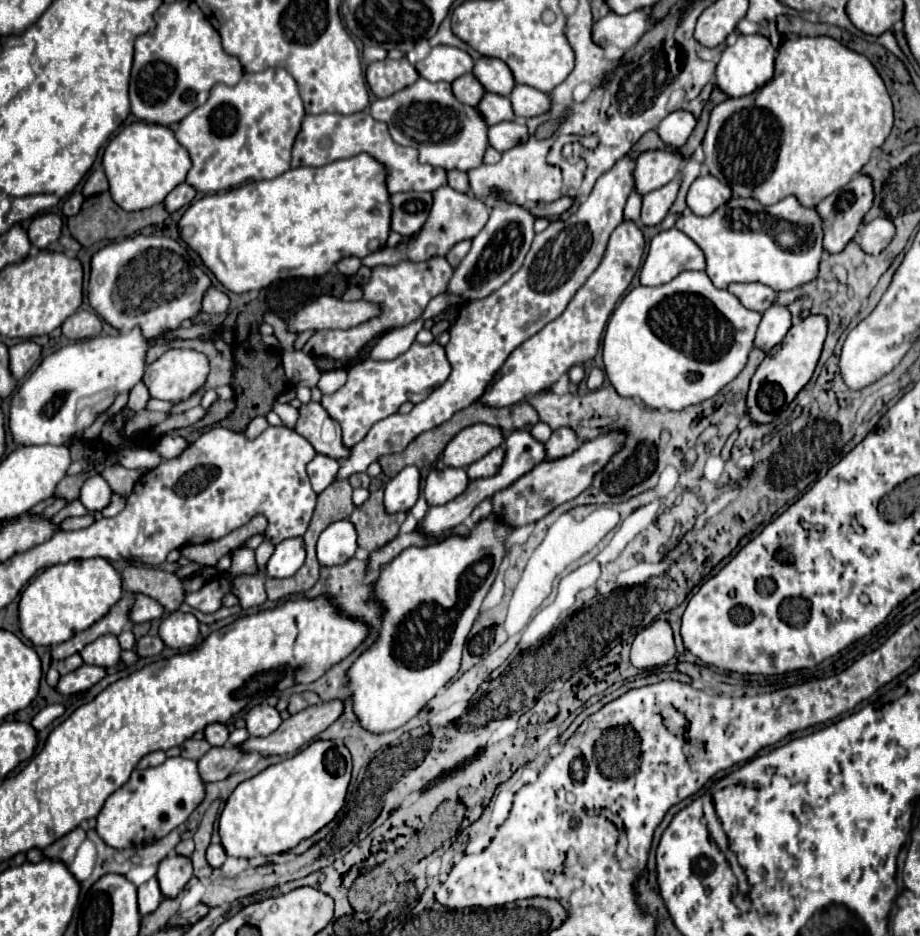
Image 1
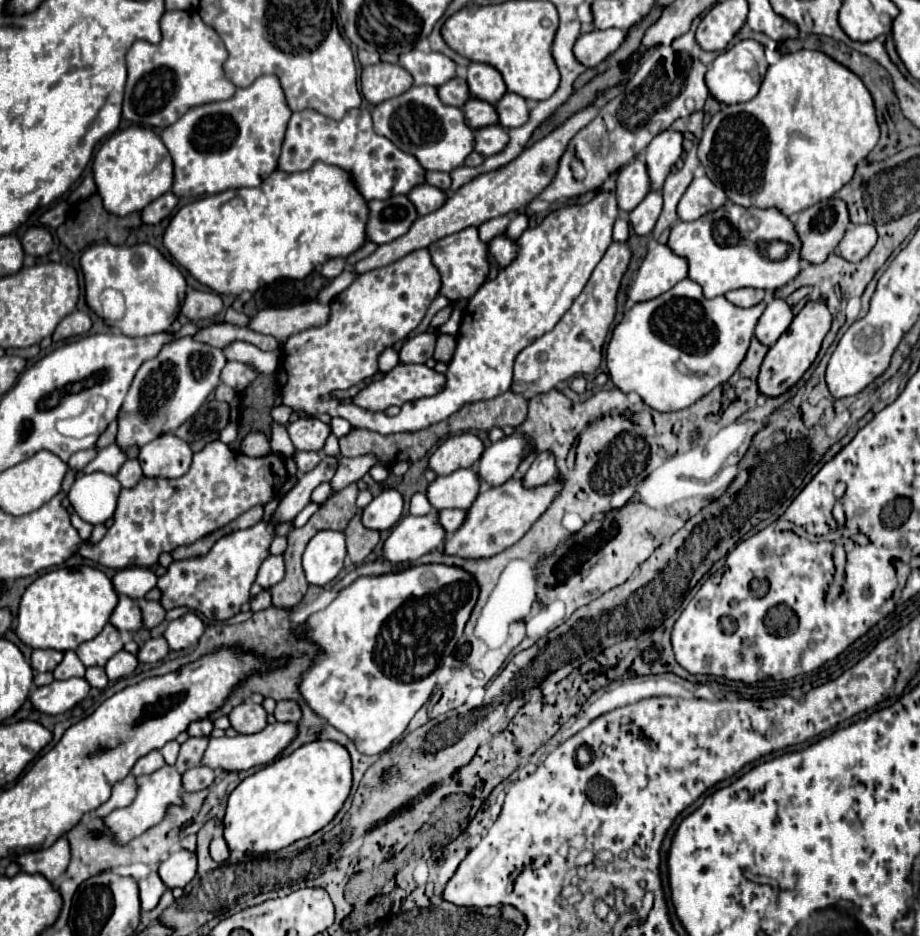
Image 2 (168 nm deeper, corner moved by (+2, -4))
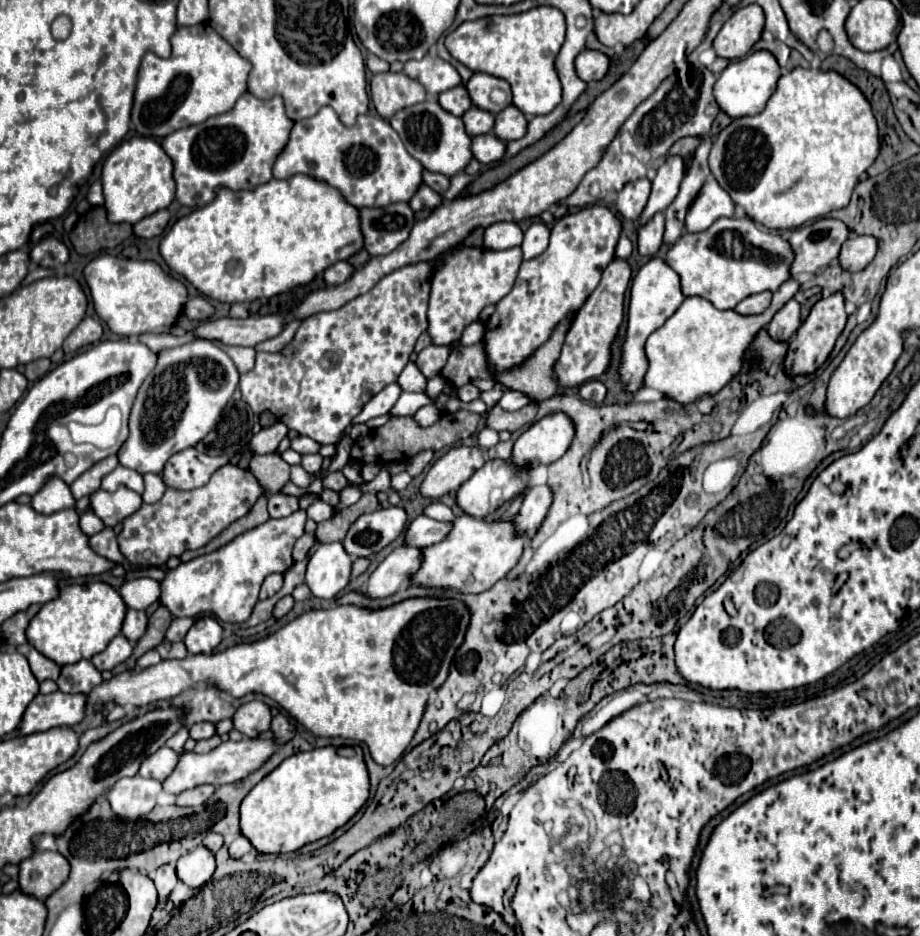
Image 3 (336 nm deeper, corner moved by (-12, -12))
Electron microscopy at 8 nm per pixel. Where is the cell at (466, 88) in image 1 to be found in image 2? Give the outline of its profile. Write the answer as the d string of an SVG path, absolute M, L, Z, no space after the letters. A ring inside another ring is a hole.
M452 78L446 84L438 86L438 98L448 106L462 108L462 104L470 98L470 92L466 88L466 80L464 78Z

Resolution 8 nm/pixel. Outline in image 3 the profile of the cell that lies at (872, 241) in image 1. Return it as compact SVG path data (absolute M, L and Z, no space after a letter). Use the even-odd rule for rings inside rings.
M852 234L840 252L840 264L848 272L864 270L878 252L878 240L874 236L858 236Z

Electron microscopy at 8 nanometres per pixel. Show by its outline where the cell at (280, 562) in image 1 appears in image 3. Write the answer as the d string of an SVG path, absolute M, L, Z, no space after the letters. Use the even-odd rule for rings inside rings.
M270 574L270 576L264 580L264 584L262 584L260 600L274 596L282 586L284 586L284 574Z

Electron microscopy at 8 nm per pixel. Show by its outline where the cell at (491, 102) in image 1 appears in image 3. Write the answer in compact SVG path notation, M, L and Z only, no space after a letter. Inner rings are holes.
M476 106L470 108L470 112L466 112L462 116L464 124L466 124L466 132L474 138L474 136L480 136L480 134L488 134L492 132L492 124L494 124L494 114L490 112L484 112Z

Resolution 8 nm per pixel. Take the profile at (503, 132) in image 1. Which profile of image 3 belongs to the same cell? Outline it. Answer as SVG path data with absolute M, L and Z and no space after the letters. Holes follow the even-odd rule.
M494 132L472 138L472 154L480 164L492 164L500 160L506 152L506 142L500 140Z

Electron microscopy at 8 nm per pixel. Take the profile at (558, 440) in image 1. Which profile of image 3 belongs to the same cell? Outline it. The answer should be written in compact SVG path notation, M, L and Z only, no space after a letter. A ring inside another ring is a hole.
M548 484L532 486L526 494L526 500L524 500L518 516L516 516L518 530L536 532L540 528L540 524L544 522L550 504L552 504L552 488Z

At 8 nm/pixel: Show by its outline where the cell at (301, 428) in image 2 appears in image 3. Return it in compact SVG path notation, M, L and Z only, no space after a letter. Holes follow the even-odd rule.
M294 436L290 448L300 454L316 454L320 450L320 444L308 436Z

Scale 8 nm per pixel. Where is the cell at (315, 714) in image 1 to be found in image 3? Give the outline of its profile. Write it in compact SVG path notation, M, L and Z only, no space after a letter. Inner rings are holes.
M244 738L240 742L222 742L218 748L214 748L208 754L194 754L194 752L186 752L178 766L174 768L174 772L164 780L164 792L168 794L180 794L188 788L200 786L200 784L232 784L236 780L244 780L244 776L250 776L252 772L256 772L258 768L262 768L268 762L268 756L272 756L278 750L276 740L272 738Z

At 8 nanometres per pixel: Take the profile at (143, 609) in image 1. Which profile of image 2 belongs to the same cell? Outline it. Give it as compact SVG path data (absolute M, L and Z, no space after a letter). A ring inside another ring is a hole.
M120 596L118 606L114 608L112 616L110 616L110 624L116 626L118 630L128 630L128 632L136 632L142 628L142 612L136 600L128 598L128 596Z

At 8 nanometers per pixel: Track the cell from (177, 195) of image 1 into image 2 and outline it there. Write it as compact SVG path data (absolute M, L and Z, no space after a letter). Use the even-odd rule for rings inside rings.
M172 192L162 194L160 198L156 198L154 202L150 202L140 214L142 214L142 222L144 224L158 224L162 218L170 216L170 212L174 210L174 206L178 204L178 198Z

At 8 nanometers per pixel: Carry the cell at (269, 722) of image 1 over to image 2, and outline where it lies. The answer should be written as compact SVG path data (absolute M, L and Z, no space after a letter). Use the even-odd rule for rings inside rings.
M242 702L236 708L232 708L232 712L228 714L228 720L232 724L232 728L238 734L254 734L260 732L262 728L266 728L266 712L260 704L254 702Z

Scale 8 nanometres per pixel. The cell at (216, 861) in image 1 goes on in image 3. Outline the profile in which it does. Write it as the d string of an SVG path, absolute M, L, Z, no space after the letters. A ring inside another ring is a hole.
M238 836L232 844L230 844L230 856L232 858L242 858L246 852L252 850L252 844L248 842L248 838L244 836Z

